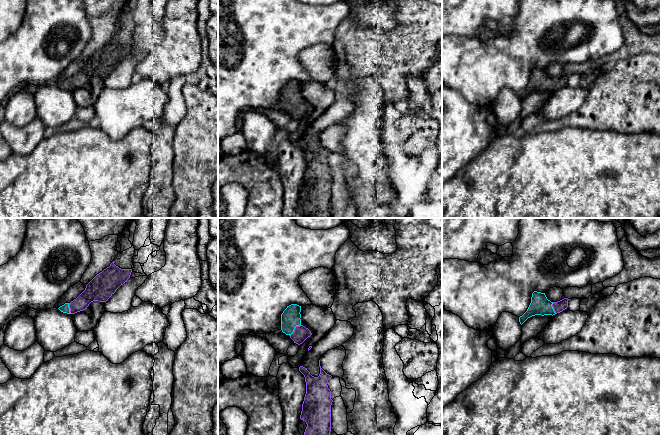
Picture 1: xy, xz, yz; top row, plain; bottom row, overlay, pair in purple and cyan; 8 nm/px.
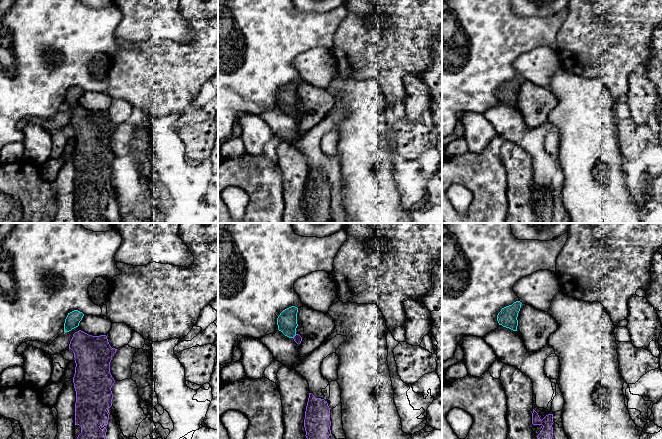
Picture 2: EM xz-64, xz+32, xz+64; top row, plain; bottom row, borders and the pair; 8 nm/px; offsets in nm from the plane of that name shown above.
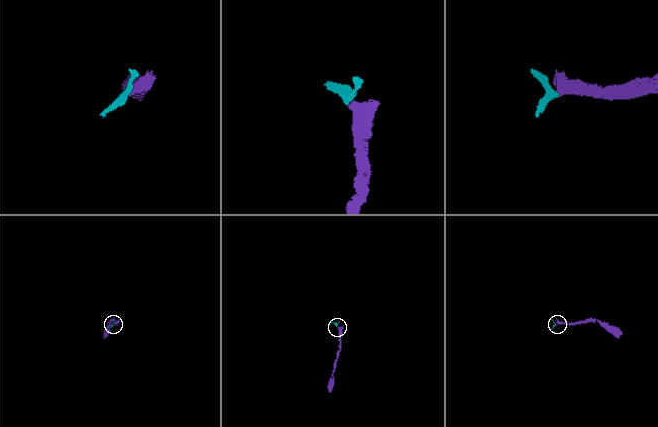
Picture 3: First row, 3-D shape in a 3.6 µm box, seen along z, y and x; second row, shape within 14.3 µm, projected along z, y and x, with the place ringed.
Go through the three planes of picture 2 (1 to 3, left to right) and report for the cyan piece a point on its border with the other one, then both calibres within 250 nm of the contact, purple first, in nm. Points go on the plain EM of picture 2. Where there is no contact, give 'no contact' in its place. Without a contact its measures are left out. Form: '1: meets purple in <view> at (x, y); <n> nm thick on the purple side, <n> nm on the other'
1: no contact
2: meets purple in xz+32 at (295, 111); 70 nm thick on the purple side, 160 nm on the other
3: no contact

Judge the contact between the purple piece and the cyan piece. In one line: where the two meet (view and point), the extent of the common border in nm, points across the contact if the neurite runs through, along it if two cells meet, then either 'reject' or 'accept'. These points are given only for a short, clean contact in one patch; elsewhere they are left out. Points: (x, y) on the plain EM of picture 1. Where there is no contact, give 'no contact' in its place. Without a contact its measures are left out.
meets purple in xz at (294, 105); contact 130 nm long; runs through xz (301, 109), (294, 105), (290, 94); accept

